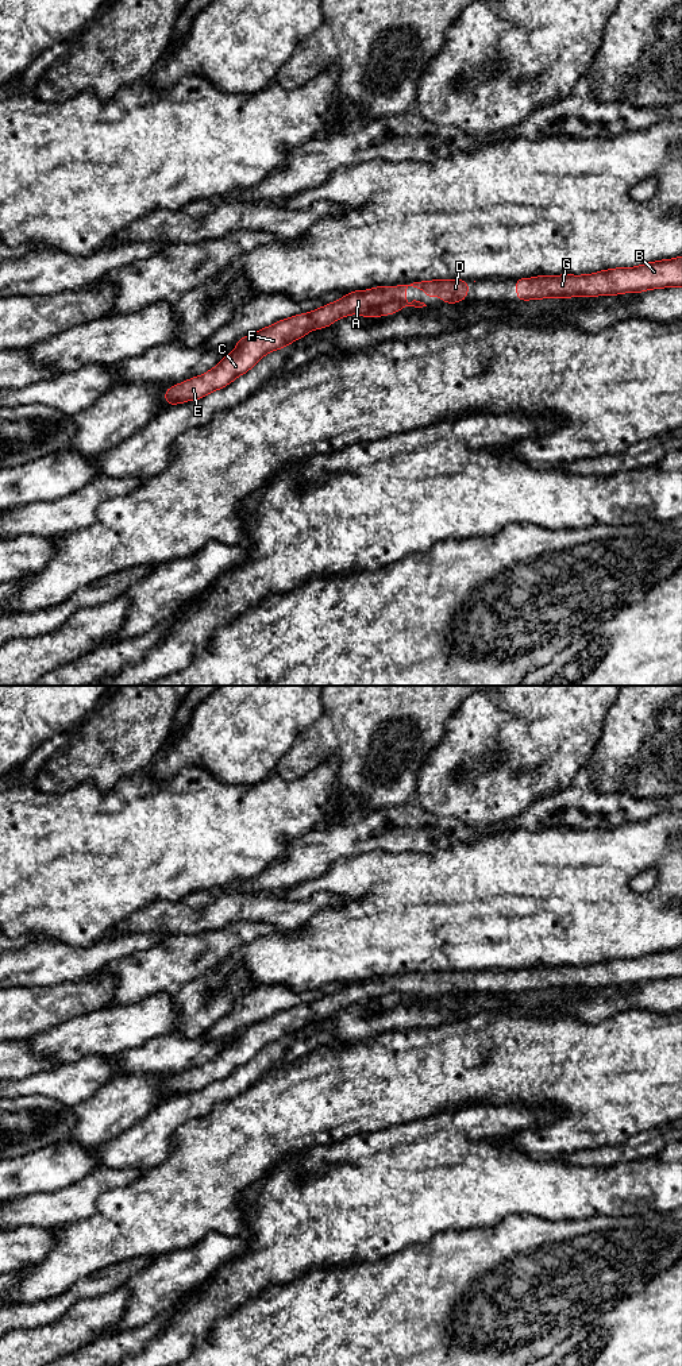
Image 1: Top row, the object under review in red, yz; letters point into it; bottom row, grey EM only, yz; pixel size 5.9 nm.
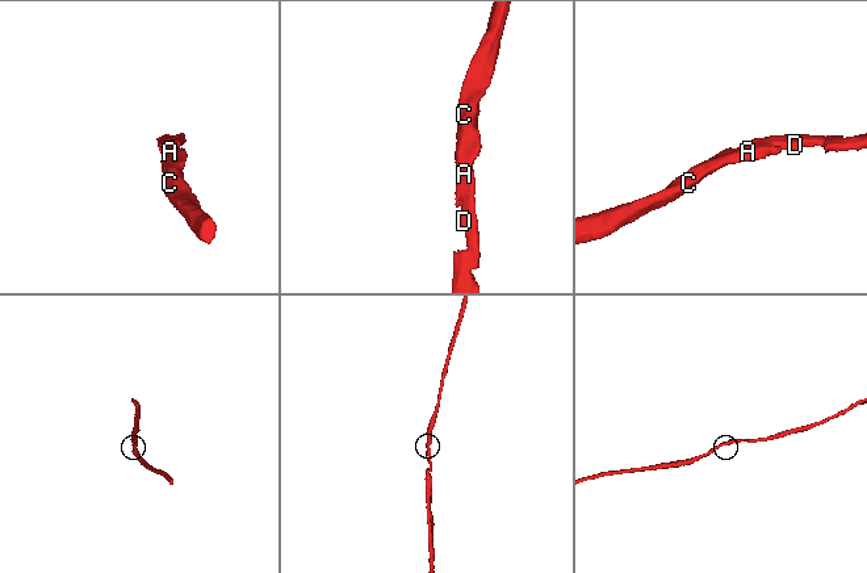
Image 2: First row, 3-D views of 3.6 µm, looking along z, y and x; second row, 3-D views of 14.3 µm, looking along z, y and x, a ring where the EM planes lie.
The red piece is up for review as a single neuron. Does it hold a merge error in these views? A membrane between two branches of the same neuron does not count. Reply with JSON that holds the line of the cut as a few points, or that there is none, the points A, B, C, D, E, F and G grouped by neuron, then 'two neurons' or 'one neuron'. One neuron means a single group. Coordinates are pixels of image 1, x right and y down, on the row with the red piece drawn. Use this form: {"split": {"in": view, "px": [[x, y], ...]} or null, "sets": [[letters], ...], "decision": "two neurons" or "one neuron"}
{"split": null, "sets": [["A", "B", "C", "D", "E", "F", "G"]], "decision": "one neuron"}

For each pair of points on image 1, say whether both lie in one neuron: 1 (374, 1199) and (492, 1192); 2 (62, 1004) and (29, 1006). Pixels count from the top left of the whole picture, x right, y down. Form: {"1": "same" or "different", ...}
{"1": "same", "2": "same"}

